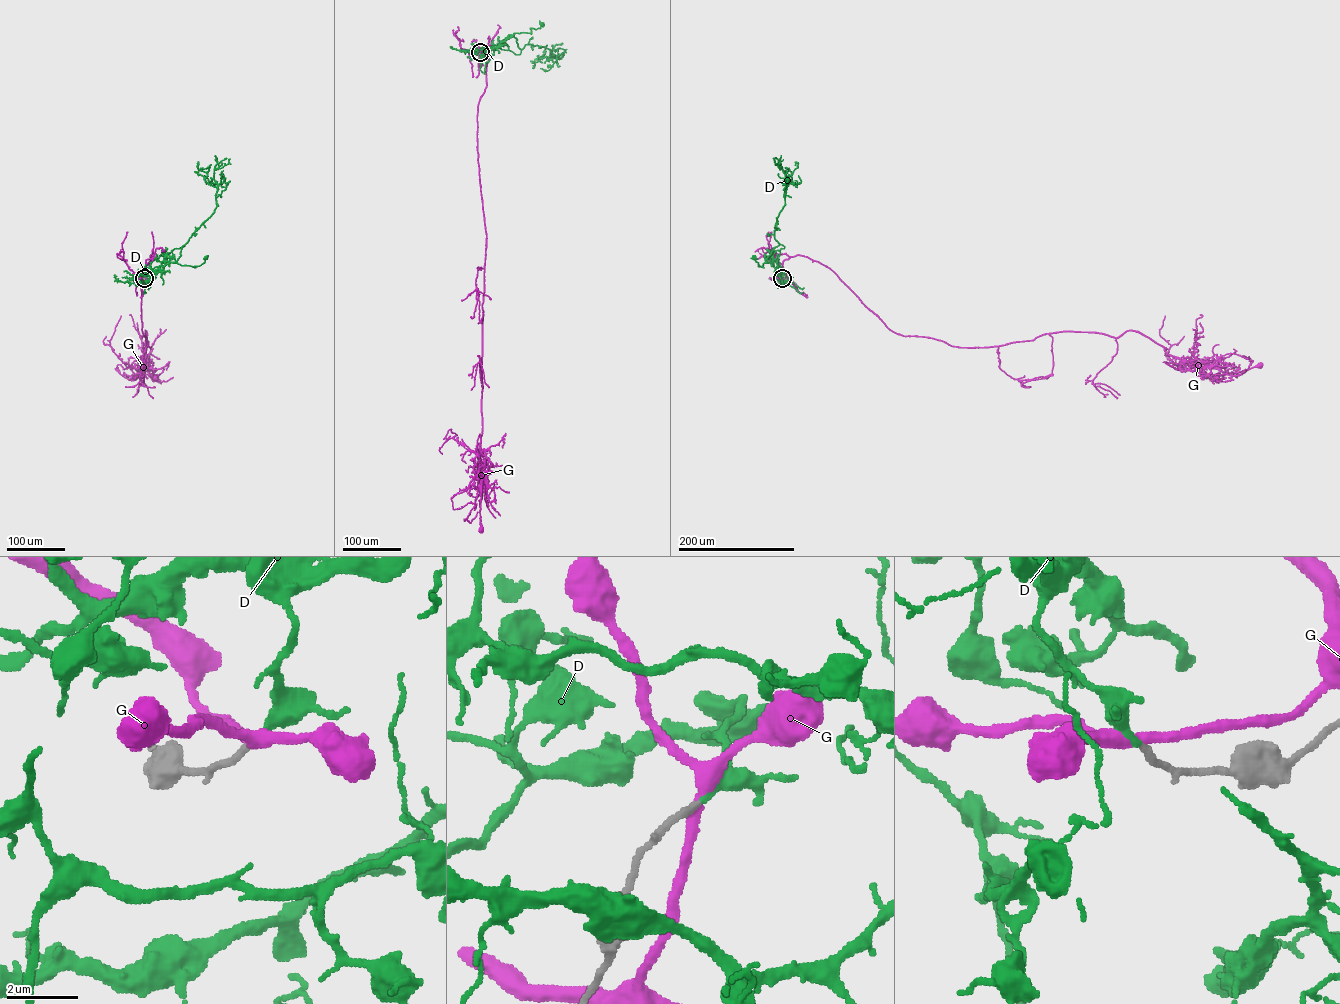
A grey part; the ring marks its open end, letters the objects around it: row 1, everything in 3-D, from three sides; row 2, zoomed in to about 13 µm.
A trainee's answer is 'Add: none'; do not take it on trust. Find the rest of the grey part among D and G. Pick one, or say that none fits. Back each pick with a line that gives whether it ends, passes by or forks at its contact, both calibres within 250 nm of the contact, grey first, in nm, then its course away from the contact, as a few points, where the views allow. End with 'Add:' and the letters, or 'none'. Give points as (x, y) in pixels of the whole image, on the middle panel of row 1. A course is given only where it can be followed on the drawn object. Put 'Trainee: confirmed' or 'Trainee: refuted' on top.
Trainee: refuted
D: It ends there. Thickness 200 nm (grey) against 200 nm. Its course: (480, 52), (496, 47), (514, 33), (531, 33), (530, 28), (540, 28), (541, 24)
Add: D

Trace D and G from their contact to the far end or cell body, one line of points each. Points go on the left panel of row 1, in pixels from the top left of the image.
D: (144, 278), (146, 275), (153, 276), (170, 262), (195, 267), (205, 258)
G: (144, 278), (150, 255), (141, 287), (142, 330), (150, 347), (145, 330), (144, 364)

